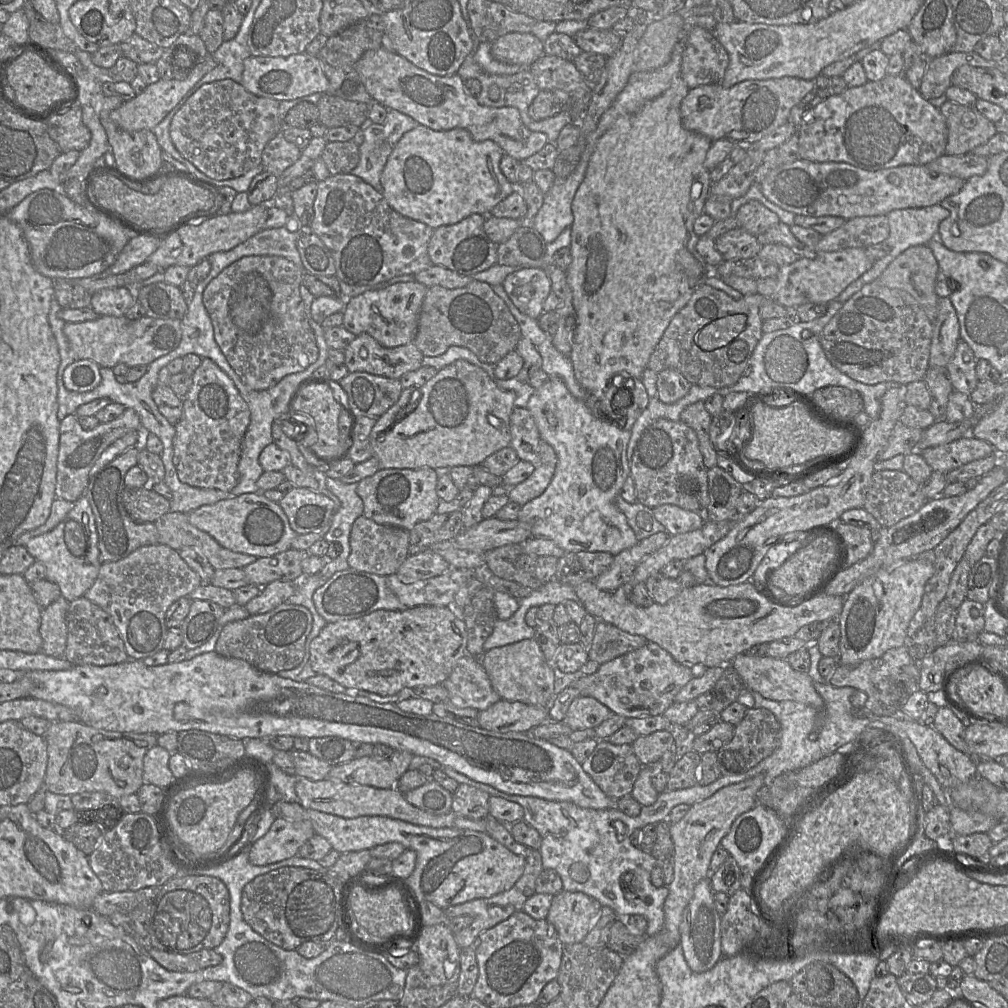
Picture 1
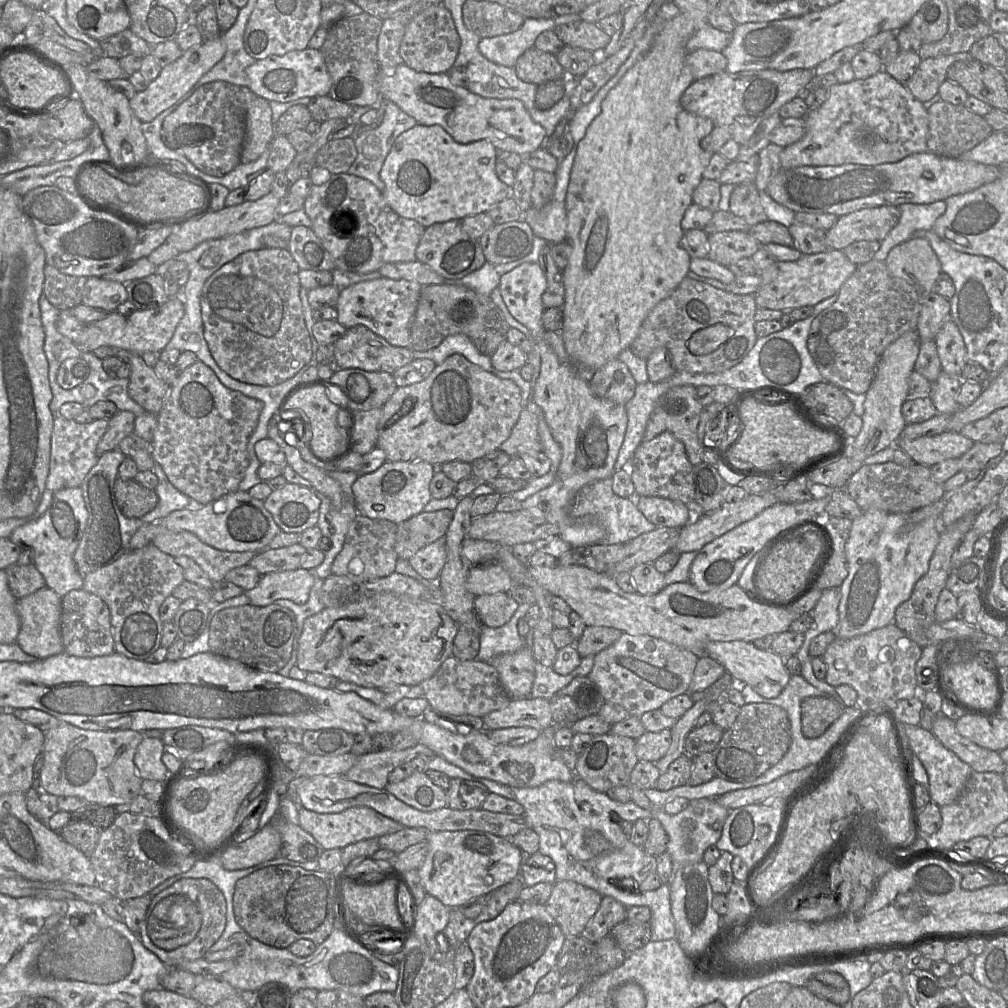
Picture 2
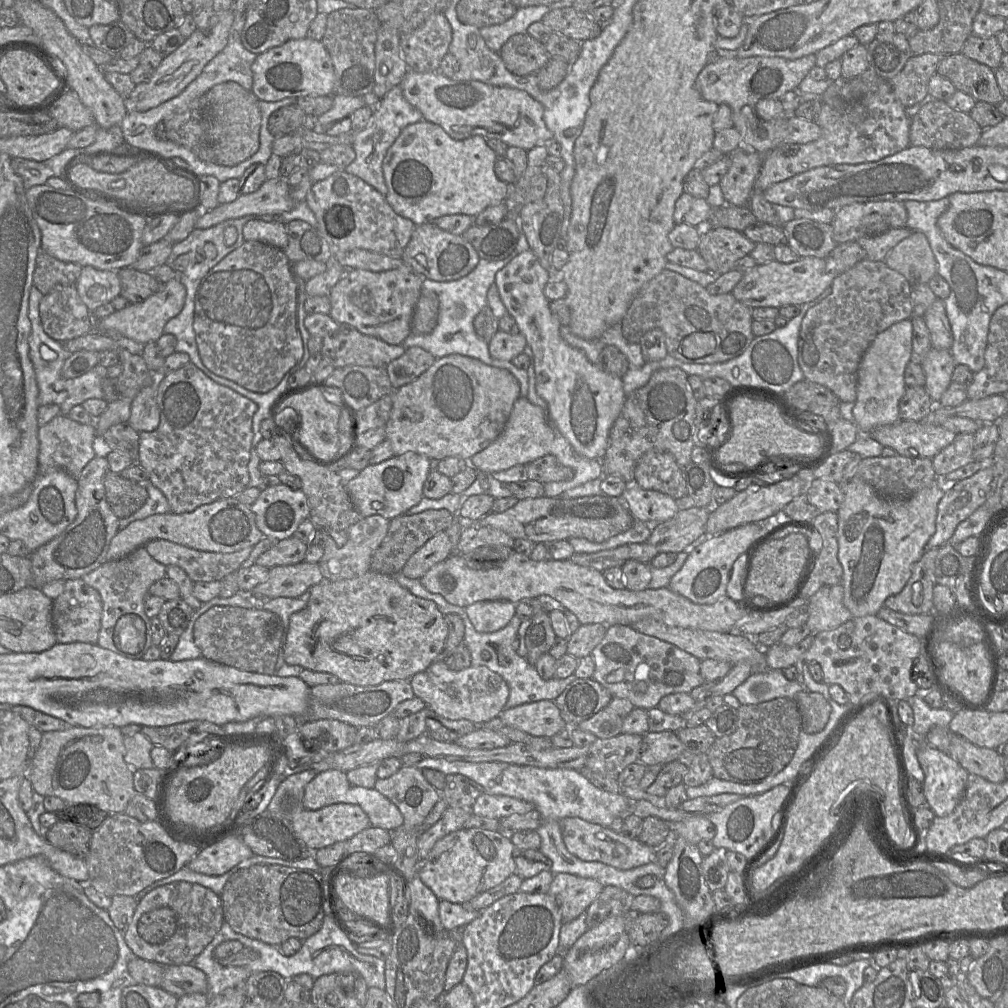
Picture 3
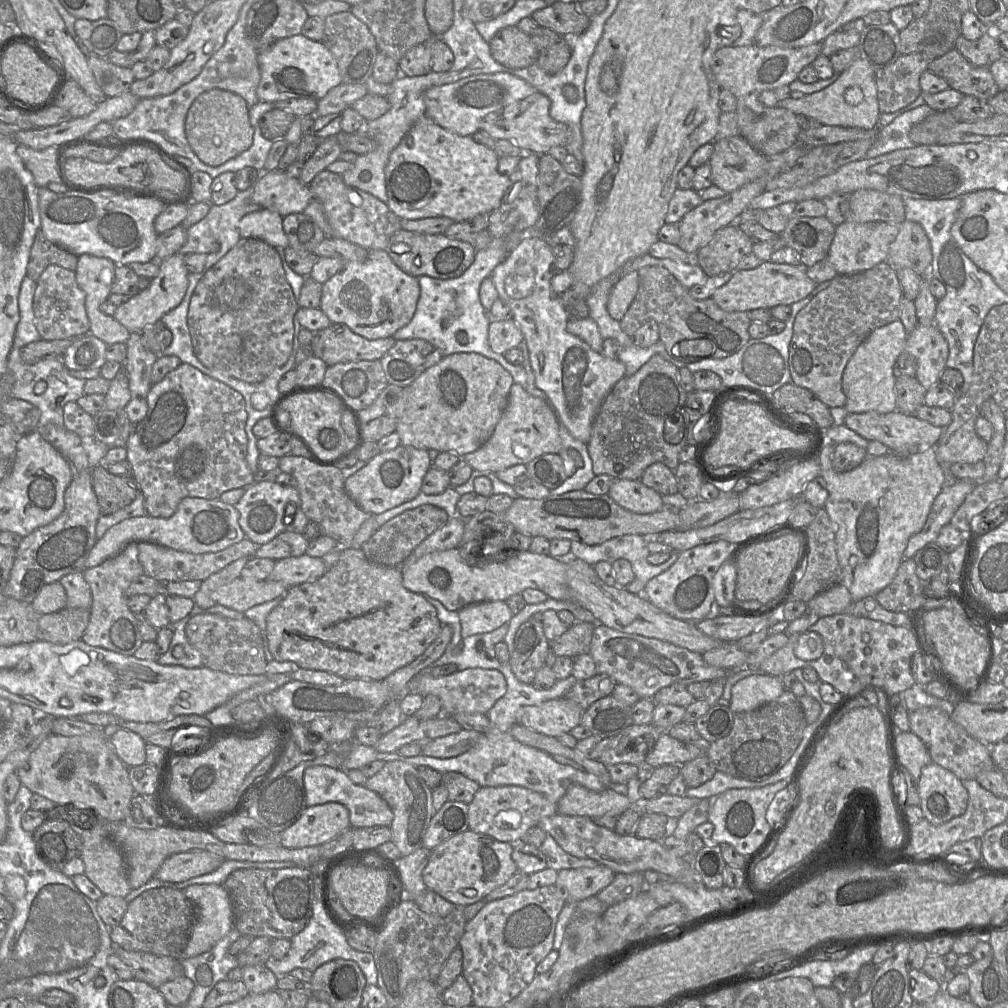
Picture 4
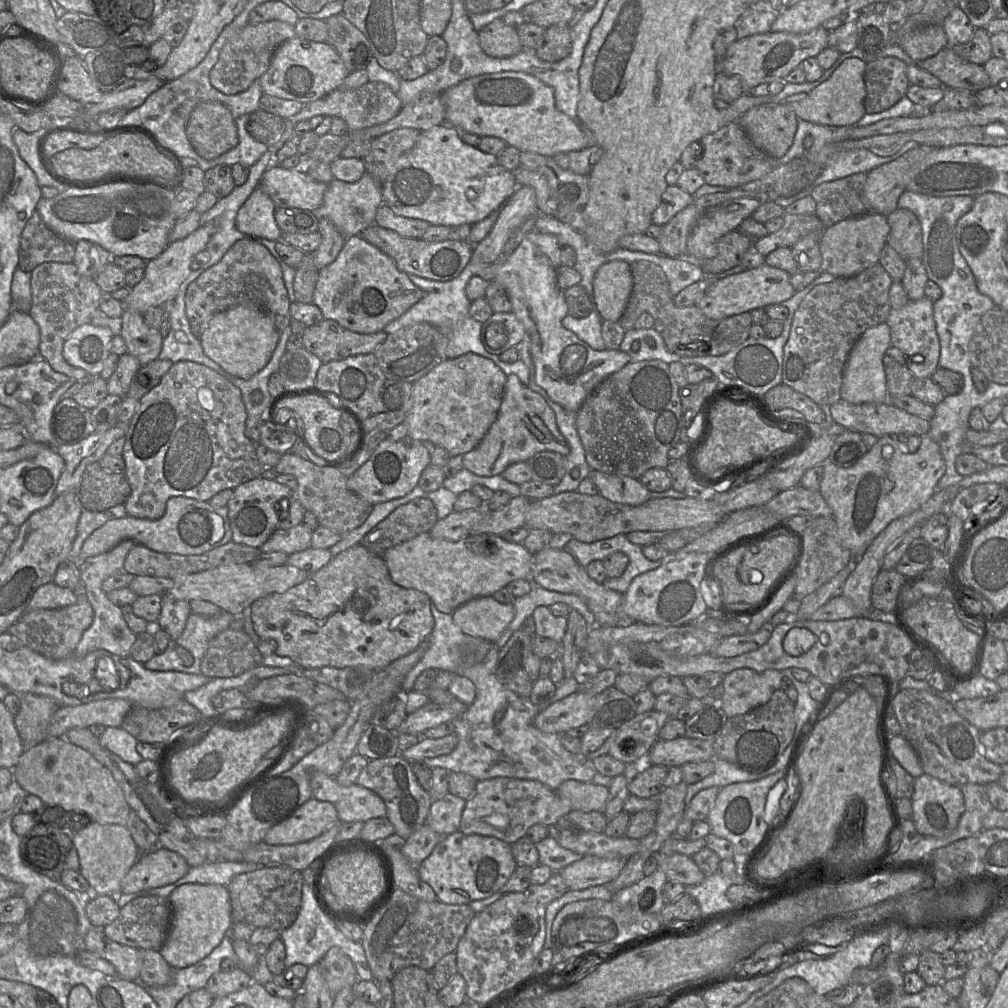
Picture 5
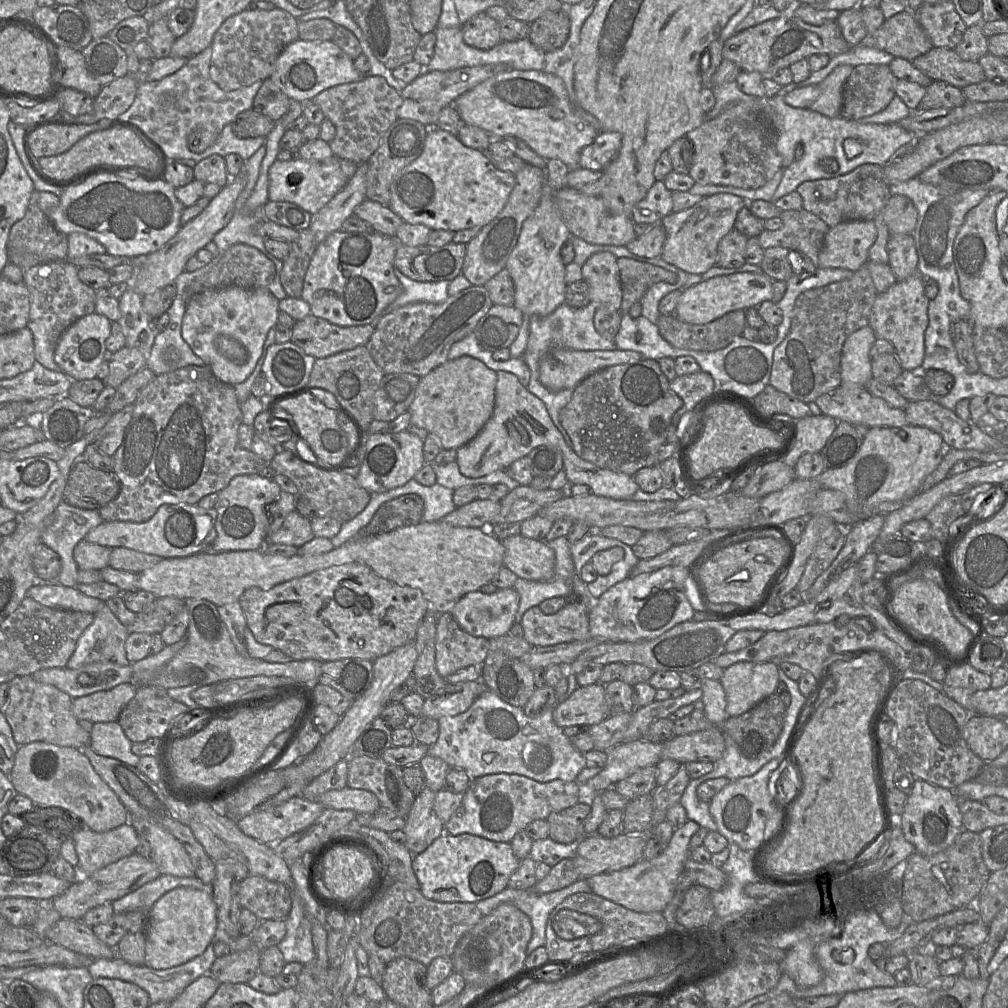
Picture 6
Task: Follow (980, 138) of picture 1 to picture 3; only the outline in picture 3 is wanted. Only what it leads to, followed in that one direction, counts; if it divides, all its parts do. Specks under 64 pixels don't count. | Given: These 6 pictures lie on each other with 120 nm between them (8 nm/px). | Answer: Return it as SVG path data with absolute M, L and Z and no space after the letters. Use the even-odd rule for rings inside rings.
M940 100L923 106L911 120L910 144L936 150L963 149L977 145L983 131L969 113L955 110Z

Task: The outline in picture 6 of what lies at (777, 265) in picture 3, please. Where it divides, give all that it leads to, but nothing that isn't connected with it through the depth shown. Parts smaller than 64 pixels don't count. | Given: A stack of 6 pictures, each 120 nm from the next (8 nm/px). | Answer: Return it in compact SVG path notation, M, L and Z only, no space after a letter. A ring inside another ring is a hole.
M763 272L722 275L701 281L682 292L674 315L691 324L707 324L728 312L757 308L764 301L772 301L773 281Z

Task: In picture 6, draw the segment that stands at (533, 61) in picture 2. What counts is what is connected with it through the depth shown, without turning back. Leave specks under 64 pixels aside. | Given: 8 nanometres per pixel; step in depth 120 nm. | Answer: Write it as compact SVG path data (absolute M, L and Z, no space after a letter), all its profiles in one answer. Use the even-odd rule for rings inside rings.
M486 12L477 13L461 27L465 43L474 48L487 50L503 41L499 22Z

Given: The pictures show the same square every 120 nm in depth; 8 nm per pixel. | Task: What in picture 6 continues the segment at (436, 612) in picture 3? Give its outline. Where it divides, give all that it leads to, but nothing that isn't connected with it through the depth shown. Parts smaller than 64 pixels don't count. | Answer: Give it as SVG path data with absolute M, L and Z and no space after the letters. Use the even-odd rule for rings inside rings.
M357 562L316 570L269 589L248 588L240 596L238 603L247 627L257 642L284 652L292 660L315 659L322 662L346 658L373 661L398 647L415 642L417 629L429 604L420 589L387 580L369 566Z

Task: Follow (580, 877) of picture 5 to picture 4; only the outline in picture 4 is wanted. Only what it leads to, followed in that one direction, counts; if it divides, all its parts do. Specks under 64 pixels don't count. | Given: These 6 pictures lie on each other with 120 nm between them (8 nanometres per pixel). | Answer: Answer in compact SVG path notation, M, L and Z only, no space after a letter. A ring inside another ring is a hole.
M598 865L595 868L564 869L557 872L555 885L565 893L568 901L580 901L610 885L615 873L608 867Z

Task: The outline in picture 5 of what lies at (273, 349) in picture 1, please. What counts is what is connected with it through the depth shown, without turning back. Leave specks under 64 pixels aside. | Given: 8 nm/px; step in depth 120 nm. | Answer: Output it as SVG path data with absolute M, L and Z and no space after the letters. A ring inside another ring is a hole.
M247 237L235 242L221 260L189 284L185 294L185 312L194 336L200 338L211 318L237 305L254 305L274 321L280 334L289 326L291 300L278 261L258 240Z

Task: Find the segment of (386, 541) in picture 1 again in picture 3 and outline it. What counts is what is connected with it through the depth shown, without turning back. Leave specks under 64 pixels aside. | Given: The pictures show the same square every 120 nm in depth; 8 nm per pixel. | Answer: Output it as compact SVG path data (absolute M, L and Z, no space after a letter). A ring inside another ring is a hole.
M372 515L364 517L348 529L348 540L343 547L338 547L329 537L324 543L324 554L318 562L323 578L328 580L346 580L363 575L371 570L371 558L387 534L390 520Z

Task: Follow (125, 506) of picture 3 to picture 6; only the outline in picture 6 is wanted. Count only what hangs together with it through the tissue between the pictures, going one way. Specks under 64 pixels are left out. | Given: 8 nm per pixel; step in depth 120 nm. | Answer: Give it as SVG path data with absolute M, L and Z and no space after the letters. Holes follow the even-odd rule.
M79 461L69 473L62 501L83 510L98 510L114 500L119 491L120 484L113 472Z

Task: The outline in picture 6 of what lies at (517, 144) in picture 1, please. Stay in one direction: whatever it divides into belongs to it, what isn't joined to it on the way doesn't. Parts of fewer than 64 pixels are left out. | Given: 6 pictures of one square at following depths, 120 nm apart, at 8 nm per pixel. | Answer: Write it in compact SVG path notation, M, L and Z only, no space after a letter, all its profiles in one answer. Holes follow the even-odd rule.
M511 70L498 73L461 94L452 105L466 124L485 130L493 138L517 137L544 159L559 159L571 170L580 168L581 151L591 145L601 132L598 120L578 109L570 100L561 78L537 70Z

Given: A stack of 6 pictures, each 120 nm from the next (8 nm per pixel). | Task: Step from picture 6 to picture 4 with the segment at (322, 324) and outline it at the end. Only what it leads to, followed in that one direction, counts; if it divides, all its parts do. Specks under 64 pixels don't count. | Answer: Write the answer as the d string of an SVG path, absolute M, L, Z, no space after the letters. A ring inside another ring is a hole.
M331 323L327 328L314 332L311 347L313 355L332 366L344 362L380 360L396 343L393 337L369 340L354 333L345 324Z

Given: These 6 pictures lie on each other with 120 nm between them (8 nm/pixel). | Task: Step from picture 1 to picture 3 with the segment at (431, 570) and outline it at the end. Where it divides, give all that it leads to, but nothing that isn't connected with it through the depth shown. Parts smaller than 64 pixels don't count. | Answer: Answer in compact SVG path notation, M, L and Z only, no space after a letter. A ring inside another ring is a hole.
M445 531L439 532L408 559L401 573L408 578L420 579L429 569L450 555L452 555L450 539Z

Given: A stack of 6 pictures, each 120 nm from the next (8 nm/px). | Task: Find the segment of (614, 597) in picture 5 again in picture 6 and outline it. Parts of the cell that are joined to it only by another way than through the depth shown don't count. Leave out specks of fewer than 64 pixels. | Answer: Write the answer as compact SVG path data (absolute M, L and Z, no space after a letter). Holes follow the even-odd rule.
M519 535L501 540L505 547L504 566L518 577L547 582L554 578L555 552L543 541Z

